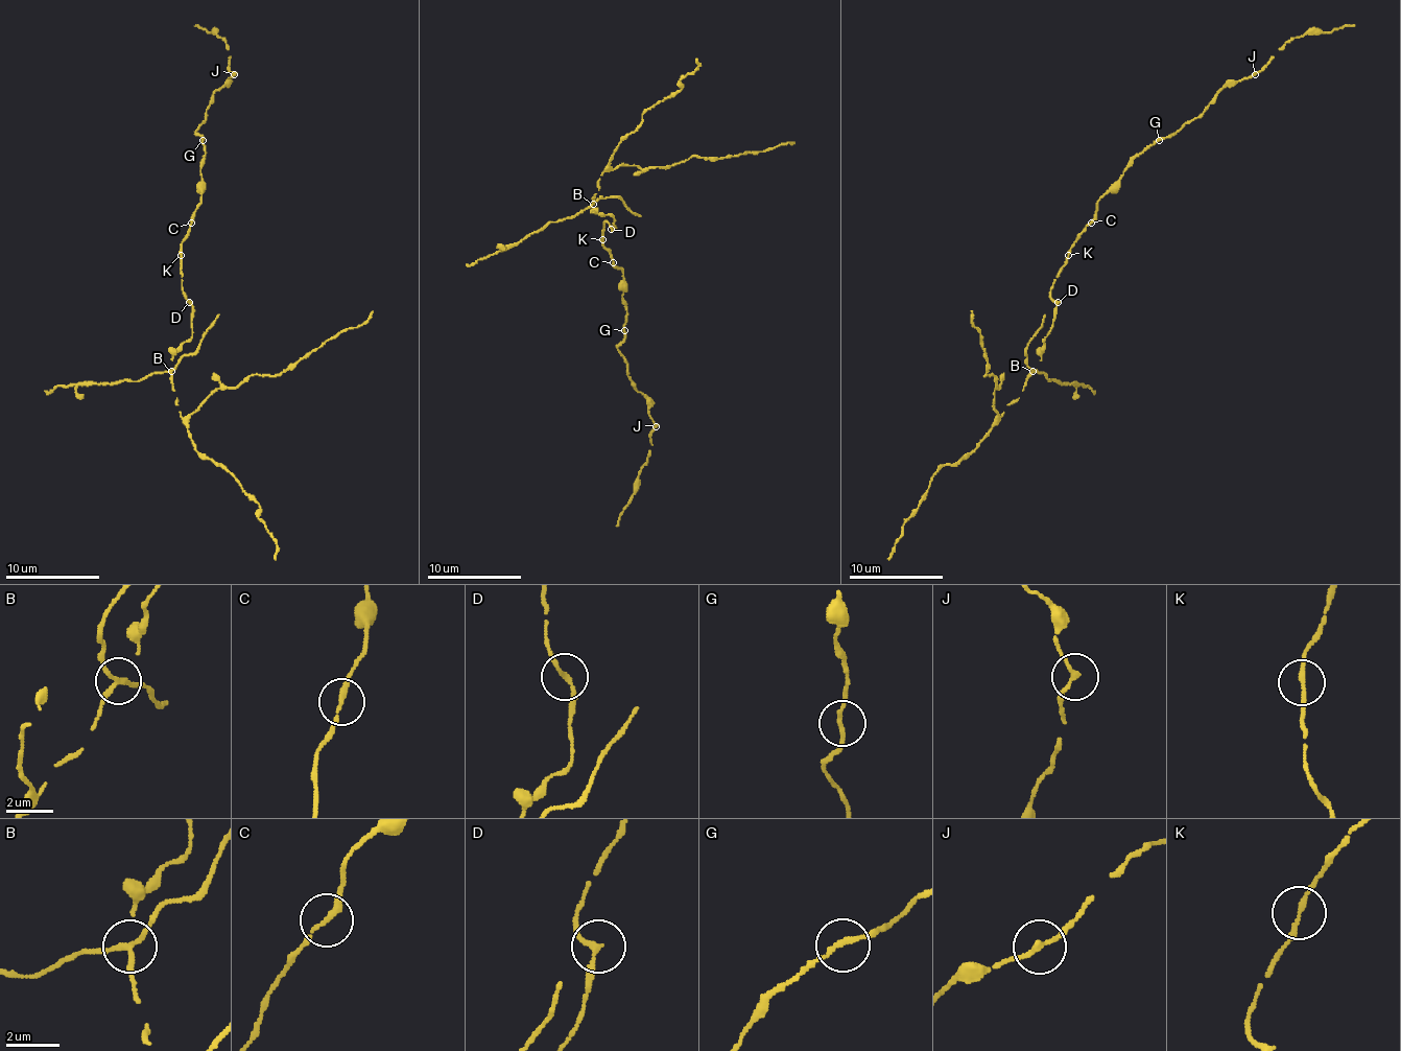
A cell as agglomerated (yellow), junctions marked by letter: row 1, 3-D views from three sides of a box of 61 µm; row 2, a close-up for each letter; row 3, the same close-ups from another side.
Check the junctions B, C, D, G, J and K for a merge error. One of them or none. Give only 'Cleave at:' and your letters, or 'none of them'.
Cleave at: B

